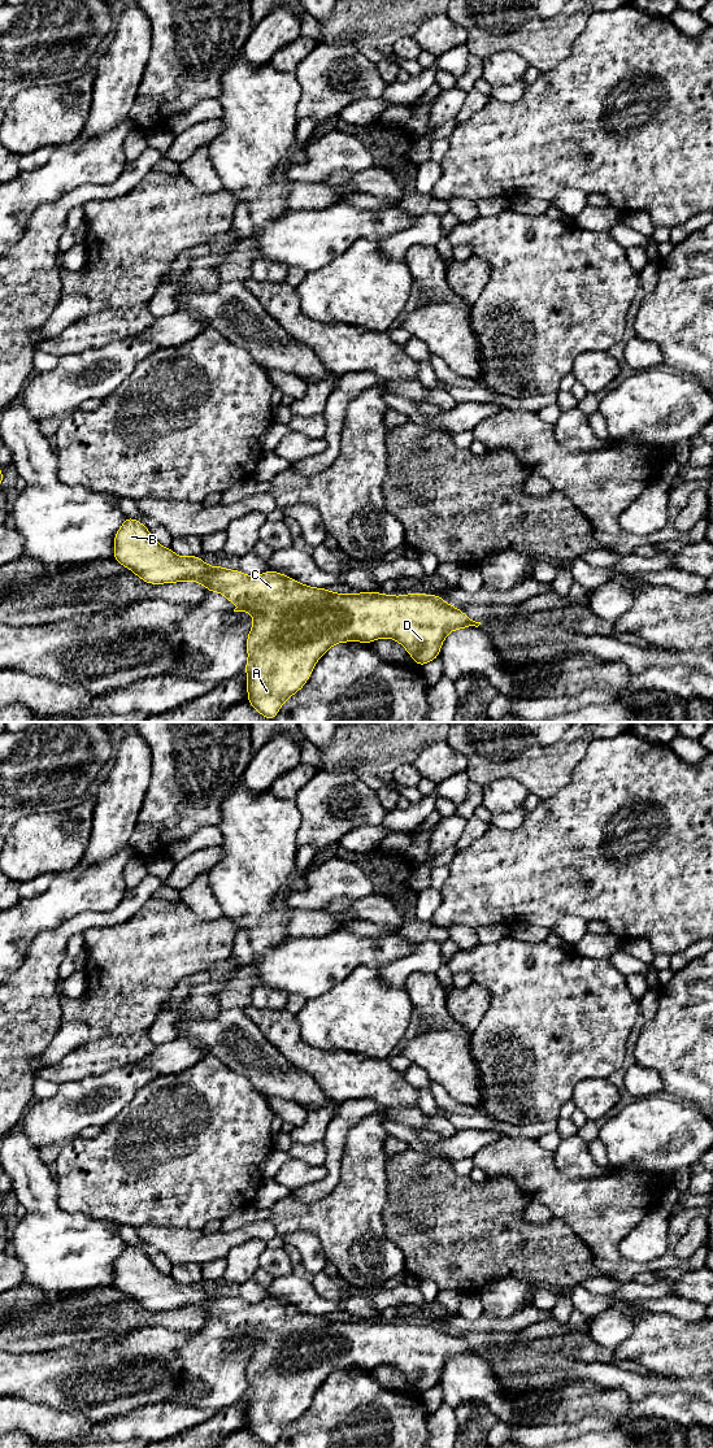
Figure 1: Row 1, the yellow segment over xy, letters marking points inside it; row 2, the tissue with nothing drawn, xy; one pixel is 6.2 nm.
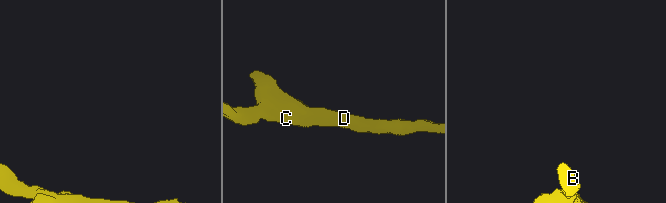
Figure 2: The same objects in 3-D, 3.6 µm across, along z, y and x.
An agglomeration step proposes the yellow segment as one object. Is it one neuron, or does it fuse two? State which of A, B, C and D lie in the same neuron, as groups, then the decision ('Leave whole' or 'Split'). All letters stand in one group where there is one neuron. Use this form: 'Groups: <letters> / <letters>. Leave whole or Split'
Groups: A B C D. Leave whole

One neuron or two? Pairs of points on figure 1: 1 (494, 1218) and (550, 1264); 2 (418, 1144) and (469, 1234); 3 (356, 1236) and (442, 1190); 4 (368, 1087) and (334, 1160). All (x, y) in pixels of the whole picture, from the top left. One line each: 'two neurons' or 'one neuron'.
1: one neuron
2: two neurons
3: two neurons
4: two neurons

